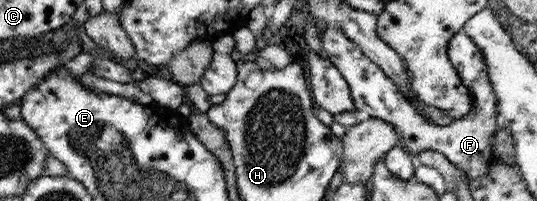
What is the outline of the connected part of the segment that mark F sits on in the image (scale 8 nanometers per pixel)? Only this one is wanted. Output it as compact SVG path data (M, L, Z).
M335 26L322 28L322 58L332 63L351 83L351 97L354 99L356 110L363 116L379 118L389 122L398 132L402 145L412 156L423 150L437 150L447 155L447 159L454 163L468 177L480 178L484 176L490 166L497 160L492 155L491 143L497 130L497 98L490 82L487 64L480 47L462 30L448 45L451 62L459 71L459 77L470 87L474 95L475 108L464 119L453 120L449 125L435 125L425 117L416 113L416 109L408 102L407 97L395 85L395 81L388 78L363 50L351 39L342 34L342 28Z

